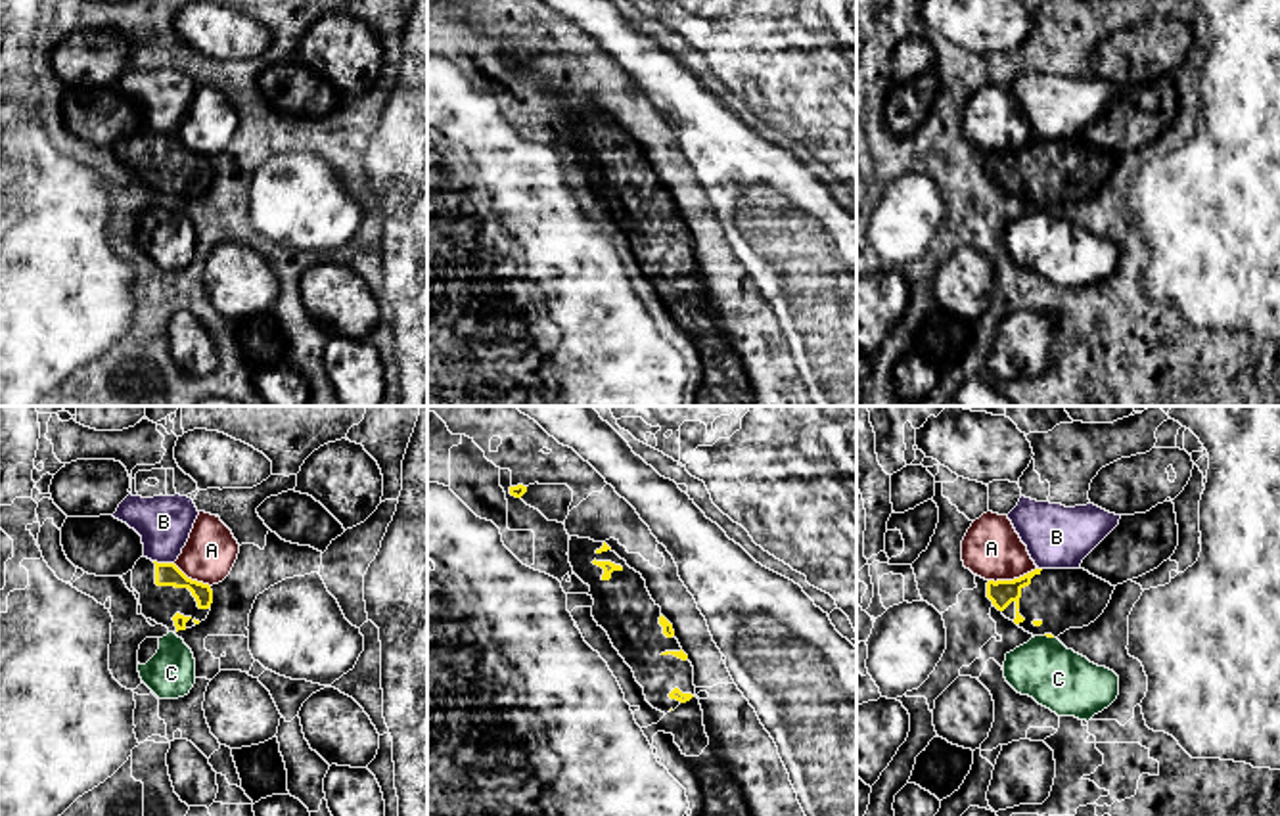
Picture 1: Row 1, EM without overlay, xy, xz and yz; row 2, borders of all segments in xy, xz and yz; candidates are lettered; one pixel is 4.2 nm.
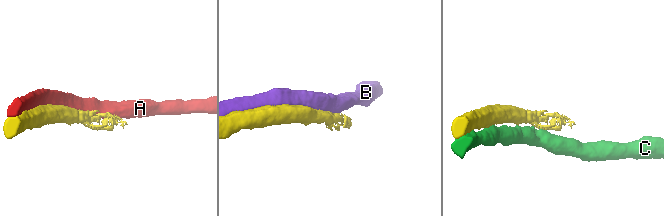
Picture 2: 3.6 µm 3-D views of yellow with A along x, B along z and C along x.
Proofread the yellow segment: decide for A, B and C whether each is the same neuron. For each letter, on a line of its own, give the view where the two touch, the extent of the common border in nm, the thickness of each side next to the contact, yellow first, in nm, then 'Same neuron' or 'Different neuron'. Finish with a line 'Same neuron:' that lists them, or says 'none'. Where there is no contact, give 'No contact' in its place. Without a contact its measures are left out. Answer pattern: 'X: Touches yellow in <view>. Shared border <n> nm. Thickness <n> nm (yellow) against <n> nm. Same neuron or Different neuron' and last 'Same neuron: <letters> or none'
A: Touches yellow in yz. Shared border 220 nm. Thickness 110 nm (yellow) against 260 nm. Different neuron
B: Touches yellow in xy. Shared border 90 nm. Thickness 100 nm (yellow) against 220 nm. Different neuron
C: Touches yellow in yz. Shared border 40 nm. Thickness 20 nm (yellow) against 260 nm. Different neuron
Same neuron: none

